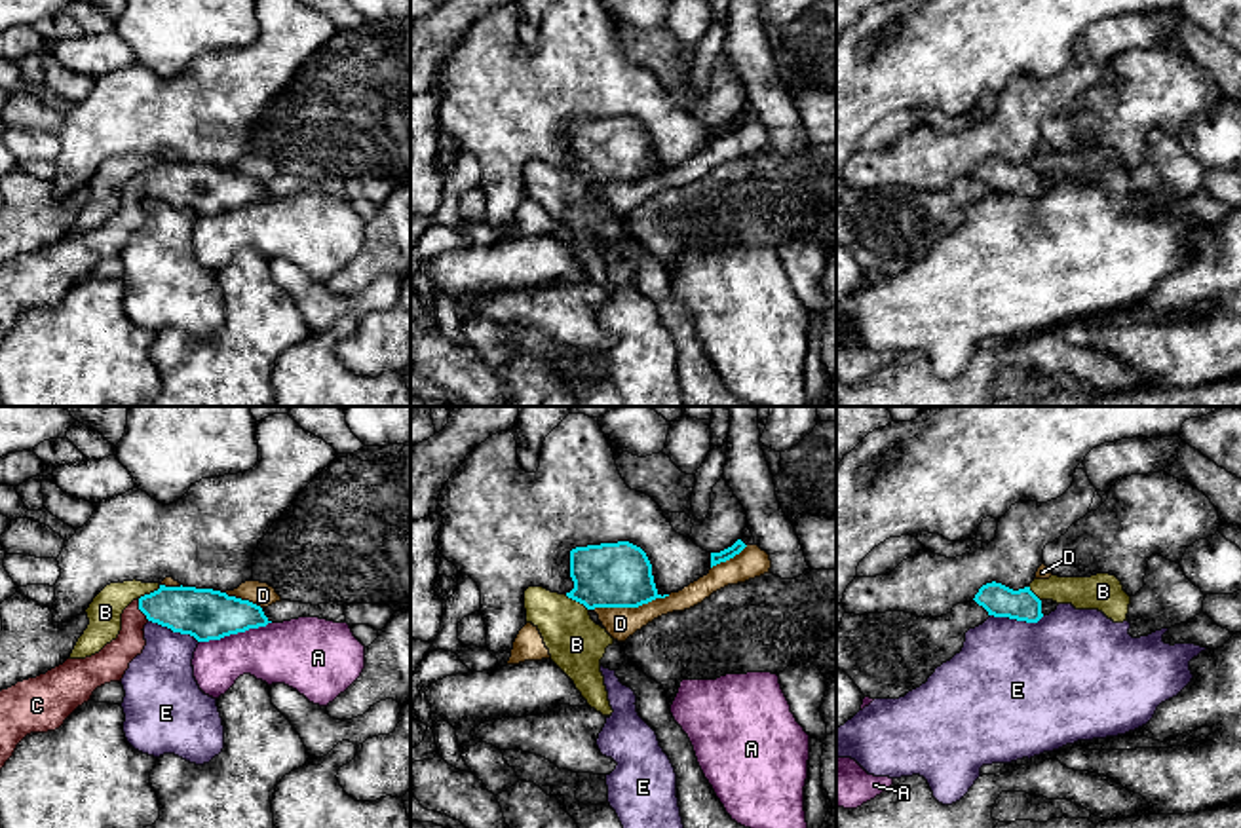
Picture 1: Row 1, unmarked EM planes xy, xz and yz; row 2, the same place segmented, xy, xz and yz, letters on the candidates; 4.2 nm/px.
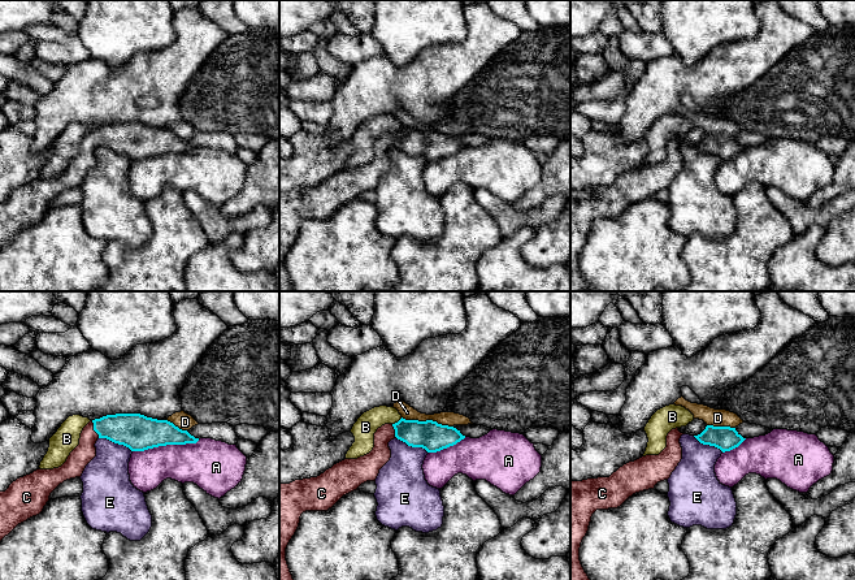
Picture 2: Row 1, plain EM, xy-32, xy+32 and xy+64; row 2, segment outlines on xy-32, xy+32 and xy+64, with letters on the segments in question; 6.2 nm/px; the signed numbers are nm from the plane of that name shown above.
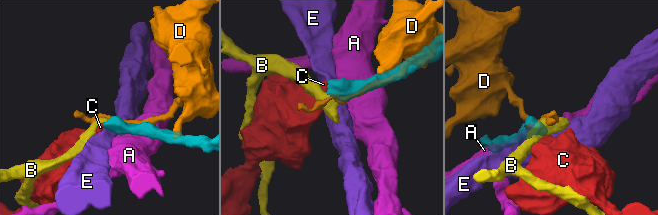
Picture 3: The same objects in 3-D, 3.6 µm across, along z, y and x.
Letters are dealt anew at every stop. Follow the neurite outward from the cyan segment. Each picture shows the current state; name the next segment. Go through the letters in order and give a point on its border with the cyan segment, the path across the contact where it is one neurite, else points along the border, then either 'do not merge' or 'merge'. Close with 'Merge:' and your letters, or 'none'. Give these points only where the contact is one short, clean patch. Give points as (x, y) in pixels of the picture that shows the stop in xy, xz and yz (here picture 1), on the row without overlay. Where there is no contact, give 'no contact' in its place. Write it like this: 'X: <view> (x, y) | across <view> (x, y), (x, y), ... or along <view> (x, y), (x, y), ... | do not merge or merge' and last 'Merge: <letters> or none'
A: xy (234, 207) | do not merge
B: xy (151, 168) | along xy (160, 160), (139, 173) | do not merge
C: xy (139, 183) | across xy (198, 187), (139, 183), (132, 215), (114, 232) | merge
D: xz (631, 181) | do not merge
E: yz (1017, 194) | along yz (991, 188), (1027, 196), (1038, 196), (1044, 190) | do not merge
Merge: C

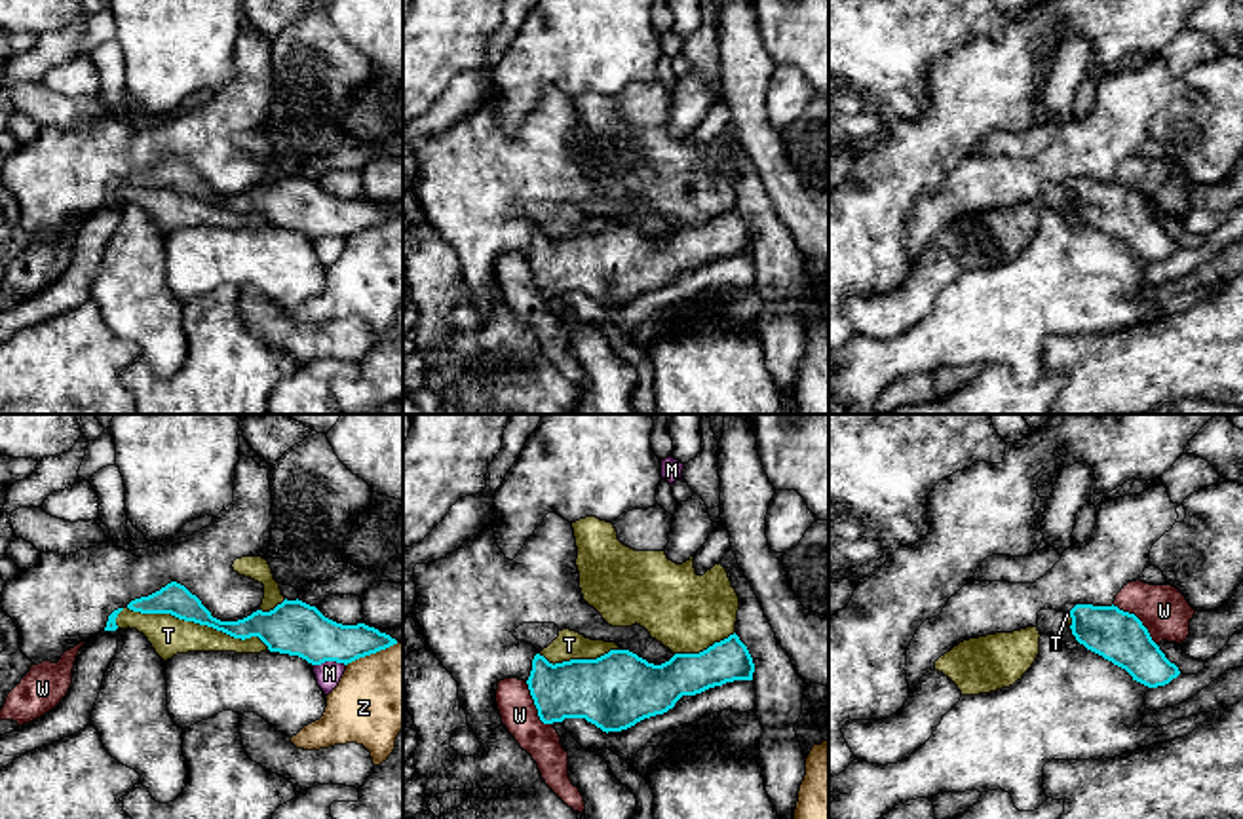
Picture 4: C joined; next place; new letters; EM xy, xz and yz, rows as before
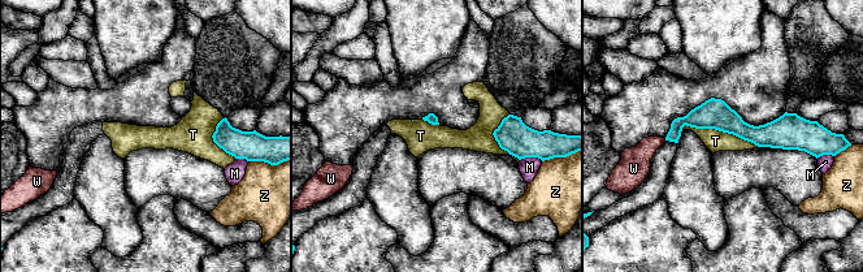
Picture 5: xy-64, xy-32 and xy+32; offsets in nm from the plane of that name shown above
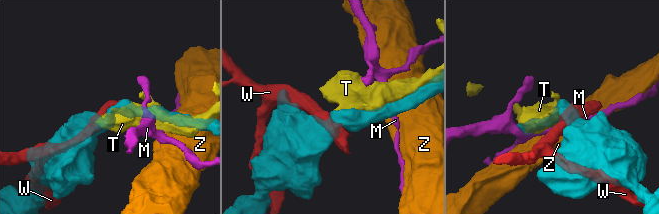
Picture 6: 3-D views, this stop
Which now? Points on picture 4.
M: xy (329, 234) | do not merge
T: xy (198, 196) | do not merge
W: yz (1139, 194) | do not merge
Z: xy (371, 227) | do not merge
Merge: none

